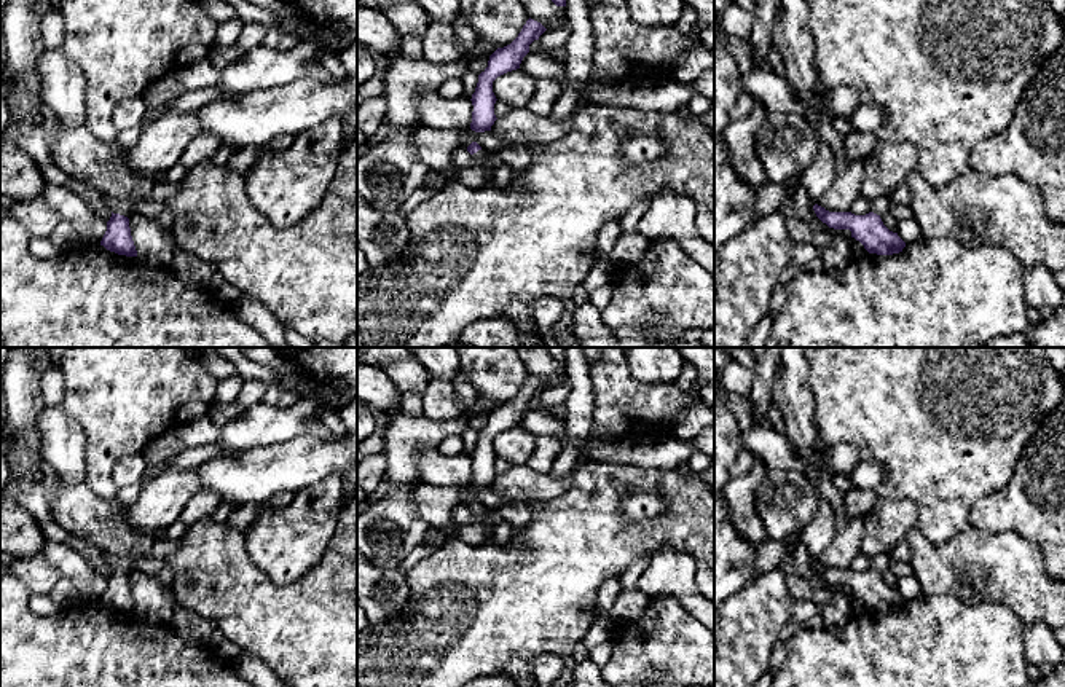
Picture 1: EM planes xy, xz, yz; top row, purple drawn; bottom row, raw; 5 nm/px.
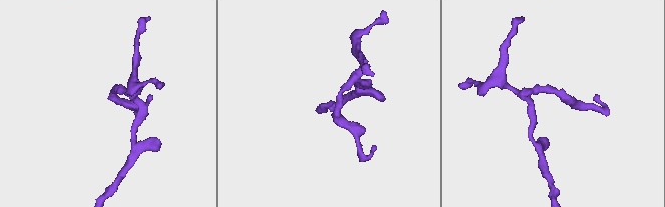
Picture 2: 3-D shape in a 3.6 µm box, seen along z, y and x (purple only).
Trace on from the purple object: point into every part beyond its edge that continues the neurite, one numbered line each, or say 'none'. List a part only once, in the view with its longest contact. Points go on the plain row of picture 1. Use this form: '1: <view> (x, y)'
1: xy (117, 563)

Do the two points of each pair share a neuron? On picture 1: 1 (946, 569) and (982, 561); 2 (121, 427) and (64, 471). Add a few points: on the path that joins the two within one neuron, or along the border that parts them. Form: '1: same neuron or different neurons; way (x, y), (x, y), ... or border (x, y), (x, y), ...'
1: same neuron; way (955, 568), (973, 565)
2: different neurons; border (74, 420), (85, 437), (85, 480)

